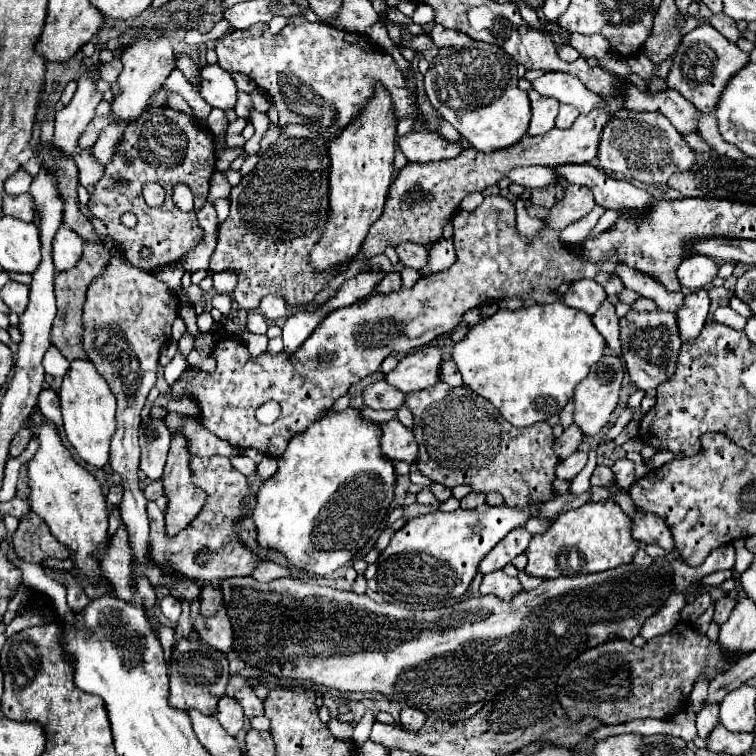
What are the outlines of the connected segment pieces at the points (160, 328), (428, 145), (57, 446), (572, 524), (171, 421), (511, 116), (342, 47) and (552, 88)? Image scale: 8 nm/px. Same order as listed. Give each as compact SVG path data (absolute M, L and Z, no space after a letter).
M112 257L106 273L100 275L88 289L84 309L84 351L98 369L98 375L108 383L118 401L118 429L112 437L110 467L124 479L124 499L120 503L122 521L130 533L134 559L150 563L148 557L148 515L146 497L138 487L138 427L140 411L150 389L156 383L158 357L164 343L170 339L170 325L178 315L178 297L156 279L152 273L140 271L128 261Z
M410 131L404 137L396 139L396 147L406 155L410 163L430 163L430 161L444 161L454 159L460 155L462 145L448 143L436 131Z
M44 419L42 425L34 427L28 423L28 429L32 431L32 437L38 439L38 449L34 457L28 461L28 487L30 487L30 507L36 515L44 519L44 523L50 527L50 533L64 543L74 555L74 563L80 569L82 575L86 575L90 581L102 585L108 583L104 577L100 577L100 555L108 547L110 539L106 535L108 529L108 507L106 497L100 489L100 483L94 475L90 475L82 465L78 465L70 451L64 447L60 433L56 425L50 419Z
M588 501L580 509L562 513L544 535L532 537L524 571L542 579L600 573L632 563L636 551L638 541L630 535L630 517L614 501Z
M170 413L166 419L166 425L170 431L182 431L188 439L188 451L198 457L212 457L212 455L226 455L233 457L238 454L238 449L232 447L230 443L218 439L214 433L206 431L202 427L200 419L194 417L184 417L178 413Z
M472 41L466 47L442 47L438 55L430 61L430 67L424 75L424 85L432 107L478 151L496 151L510 147L522 139L530 123L530 99L524 91L518 89L516 61L502 51L500 47Z
M294 17L276 35L270 33L266 23L258 23L246 31L234 29L218 41L216 53L222 69L252 77L268 93L280 113L278 125L298 123L340 133L350 121L358 119L366 101L374 97L376 83L384 85L392 95L396 119L412 115L418 121L420 117L416 97L406 85L406 71L398 69L392 55L372 47L364 35L338 31L320 21L310 23L304 17Z
M564 71L544 73L532 85L538 93L550 95L550 97L558 99L560 103L574 105L580 113L588 113L590 109L600 105L598 95L594 95L590 89L586 89L578 77L564 73Z

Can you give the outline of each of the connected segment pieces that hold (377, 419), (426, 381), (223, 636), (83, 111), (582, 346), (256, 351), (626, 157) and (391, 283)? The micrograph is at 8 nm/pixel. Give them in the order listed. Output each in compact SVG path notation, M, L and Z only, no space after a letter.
M362 407L360 409L360 417L368 423L382 423L382 421L388 421L392 417L396 417L394 411L374 411L374 409L368 409L368 407Z
M432 345L420 347L410 355L406 355L404 359L400 359L396 369L386 375L386 383L402 391L404 395L410 391L428 389L434 383L438 383L440 361L442 361L442 349Z
M200 599L190 603L190 617L192 617L192 627L198 633L200 639L210 643L210 647L218 651L230 651L232 649L232 625L228 621L226 609L220 607L218 615L204 617L200 615Z
M96 61L84 75L78 79L78 89L72 101L56 113L56 131L54 131L54 145L64 151L64 155L74 155L76 143L80 133L94 117L96 105L102 101L102 93L96 89L96 81L100 79L102 61Z
M556 301L552 305L532 305L518 311L498 309L492 317L468 329L466 337L454 345L452 359L458 365L466 387L488 399L514 427L528 427L538 421L546 421L550 415L558 415L562 411L562 407L570 401L574 387L604 355L604 347L606 341L586 313L574 311L572 307Z
M248 331L240 335L240 341L246 345L246 349L248 349L248 353L252 357L260 357L266 351L266 345L268 345L268 337L266 335L252 335Z
M622 109L614 113L602 131L598 165L606 173L618 173L626 179L656 185L666 183L676 169L688 171L694 165L694 151L684 143L682 135L662 113L638 113Z
M388 273L380 285L376 287L376 293L392 293L392 291L398 291L402 287L402 279L400 279L400 273Z

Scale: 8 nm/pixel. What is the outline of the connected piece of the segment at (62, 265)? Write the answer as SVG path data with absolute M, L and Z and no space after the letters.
M62 225L52 241L54 267L58 271L72 269L82 255L82 247L84 247L84 241L78 235L74 235L74 231L70 231L66 225Z

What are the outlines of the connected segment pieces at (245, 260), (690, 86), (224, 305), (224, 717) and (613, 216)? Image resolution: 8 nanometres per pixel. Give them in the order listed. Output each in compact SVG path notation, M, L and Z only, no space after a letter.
M286 139L274 153L260 157L254 171L250 171L242 181L232 187L230 193L230 215L220 225L218 245L210 257L210 271L234 271L238 283L234 289L234 301L242 309L256 309L264 295L282 295L288 305L310 303L322 287L332 279L332 275L316 275L308 263L310 249L322 235L322 227L328 211L328 145L324 139Z
M706 23L702 27L696 27L682 39L682 45L676 53L666 83L670 89L680 91L680 95L690 103L694 103L694 107L698 107L700 111L714 111L724 85L746 65L746 61L748 61L748 53L740 51L736 43L726 41L724 35L720 35L714 27Z
M216 294L212 299L212 304L223 316L228 317L232 309L232 300L228 295Z
M222 697L218 701L218 709L216 709L216 719L220 721L220 725L232 735L236 737L236 733L242 729L244 725L244 713L242 707L238 707L238 703L232 697Z
M607 209L595 227L590 231L588 237L599 237L602 233L608 231L614 226L614 223L616 223L616 219L618 219L618 217L619 213L617 211Z

